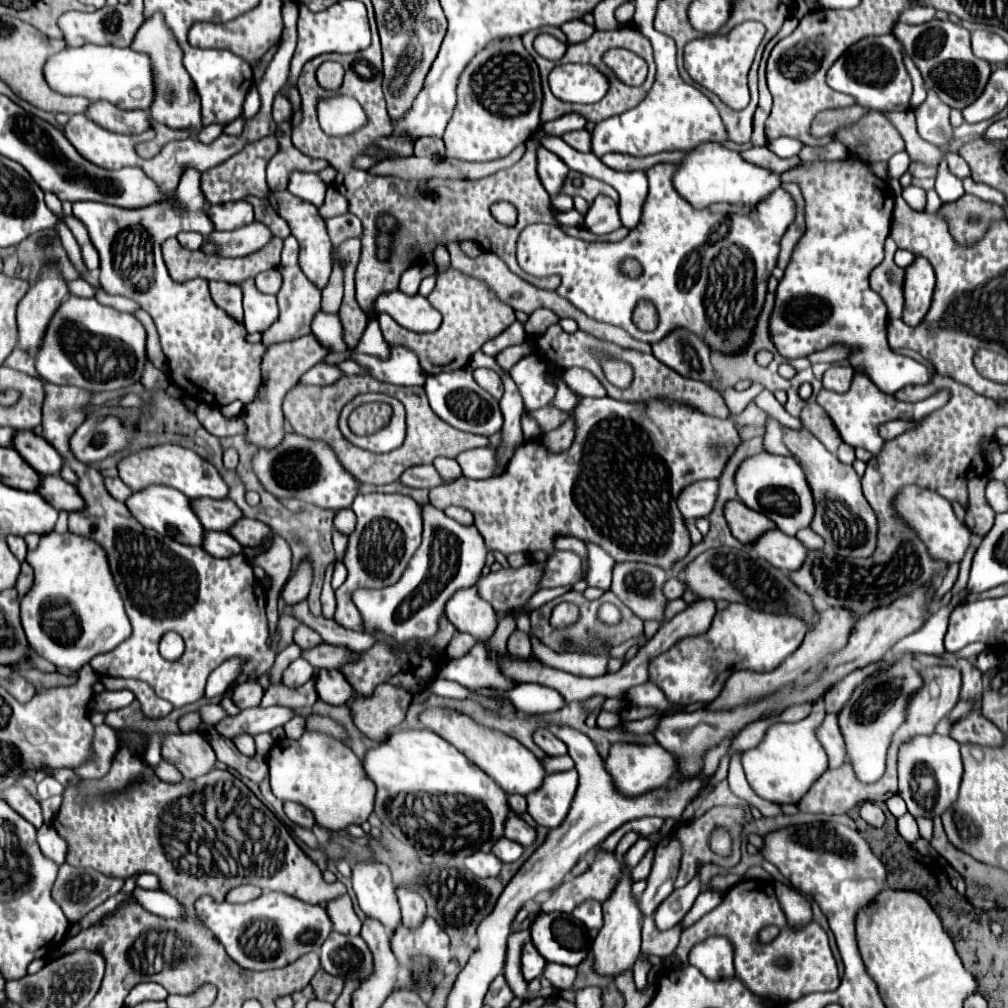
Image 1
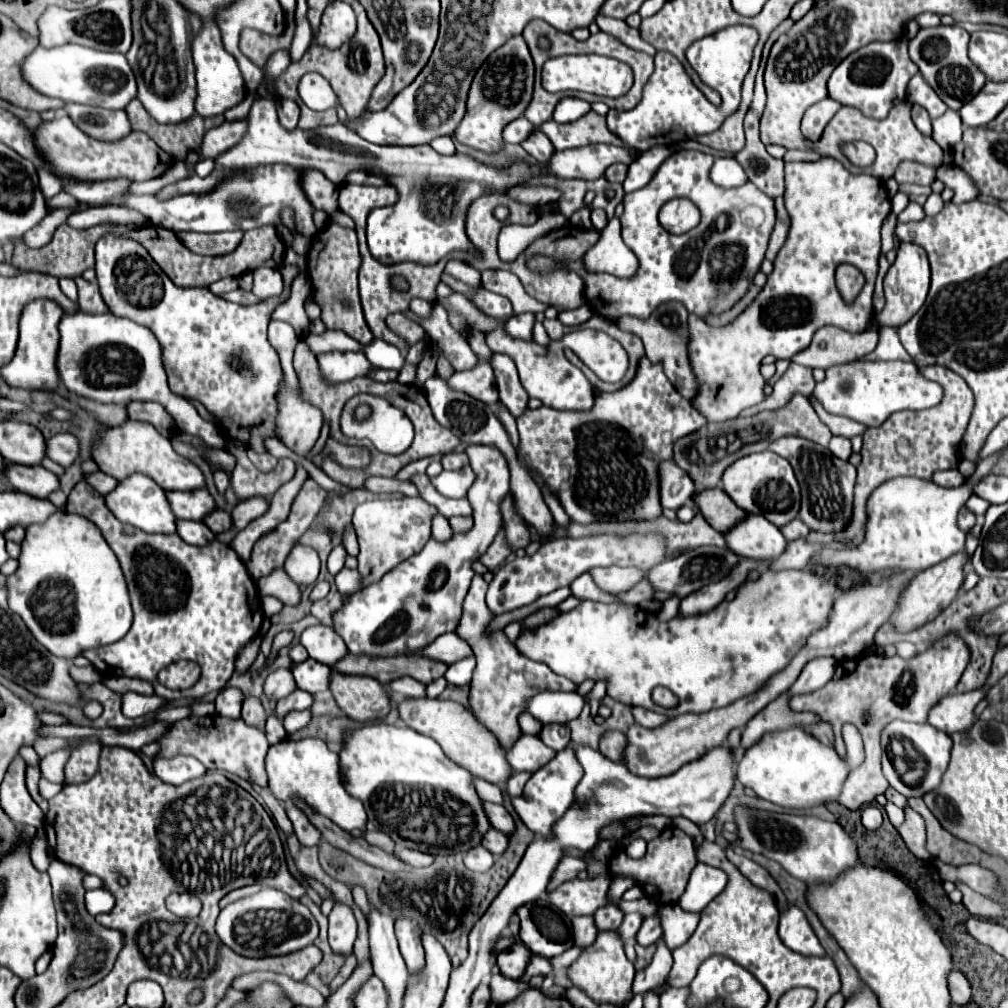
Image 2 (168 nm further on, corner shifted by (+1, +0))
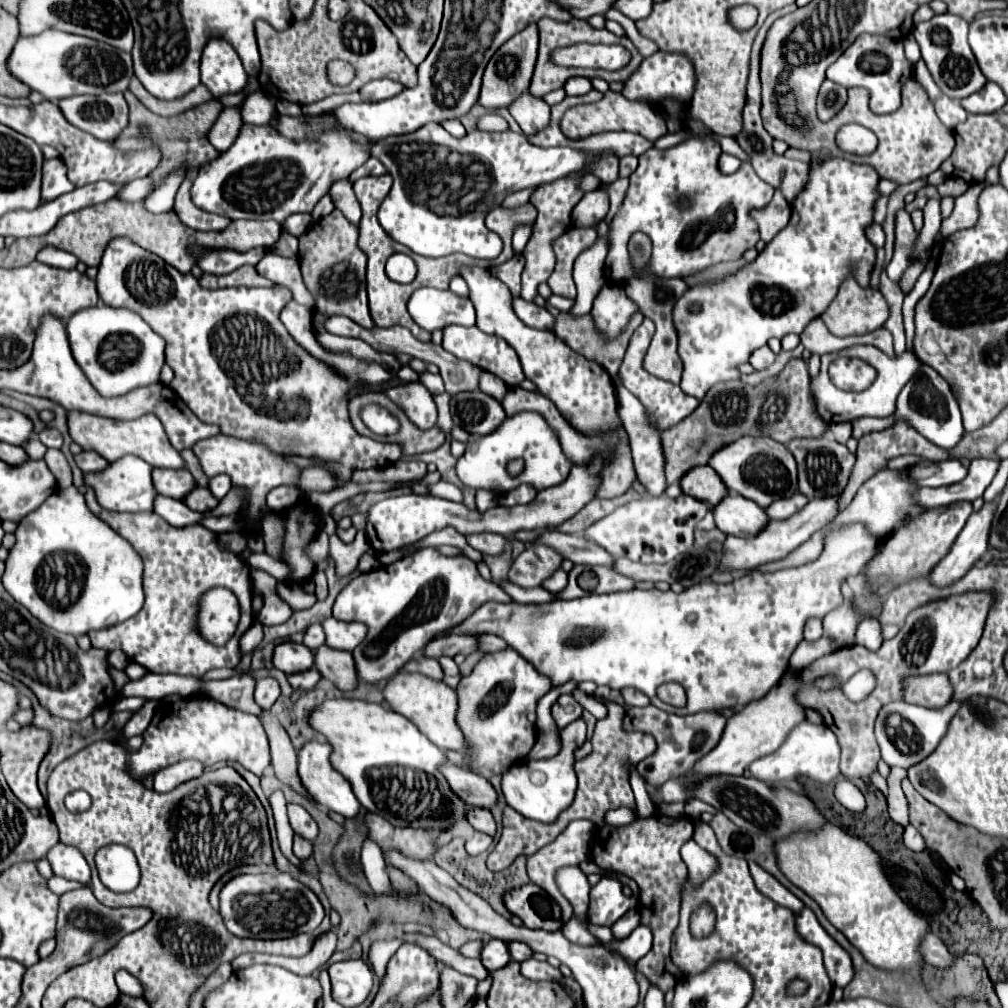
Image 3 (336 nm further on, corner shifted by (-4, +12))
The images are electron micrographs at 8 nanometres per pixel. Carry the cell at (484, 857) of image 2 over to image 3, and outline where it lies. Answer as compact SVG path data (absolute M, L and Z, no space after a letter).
M474 833L474 837L466 841L466 851L470 855L480 855L480 853L488 851L490 845L492 845L492 837L488 837L486 833Z

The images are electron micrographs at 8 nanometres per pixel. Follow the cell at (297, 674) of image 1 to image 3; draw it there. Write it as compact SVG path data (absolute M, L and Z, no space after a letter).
M264 677L256 681L254 699L262 709L270 709L278 697L280 697L280 683L274 677Z

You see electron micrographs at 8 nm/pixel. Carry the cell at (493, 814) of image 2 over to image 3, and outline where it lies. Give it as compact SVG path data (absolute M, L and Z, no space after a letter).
M446 765L442 767L444 777L448 779L452 791L464 799L468 805L472 807L484 807L490 809L492 805L496 805L498 801L498 793L492 787L492 783L488 779L484 779L482 775L476 775L468 769L456 767L456 765Z

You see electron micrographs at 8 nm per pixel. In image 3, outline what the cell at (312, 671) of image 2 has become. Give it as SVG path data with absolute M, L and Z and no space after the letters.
M282 643L274 649L274 667L286 675L308 671L314 667L314 651L302 643Z

